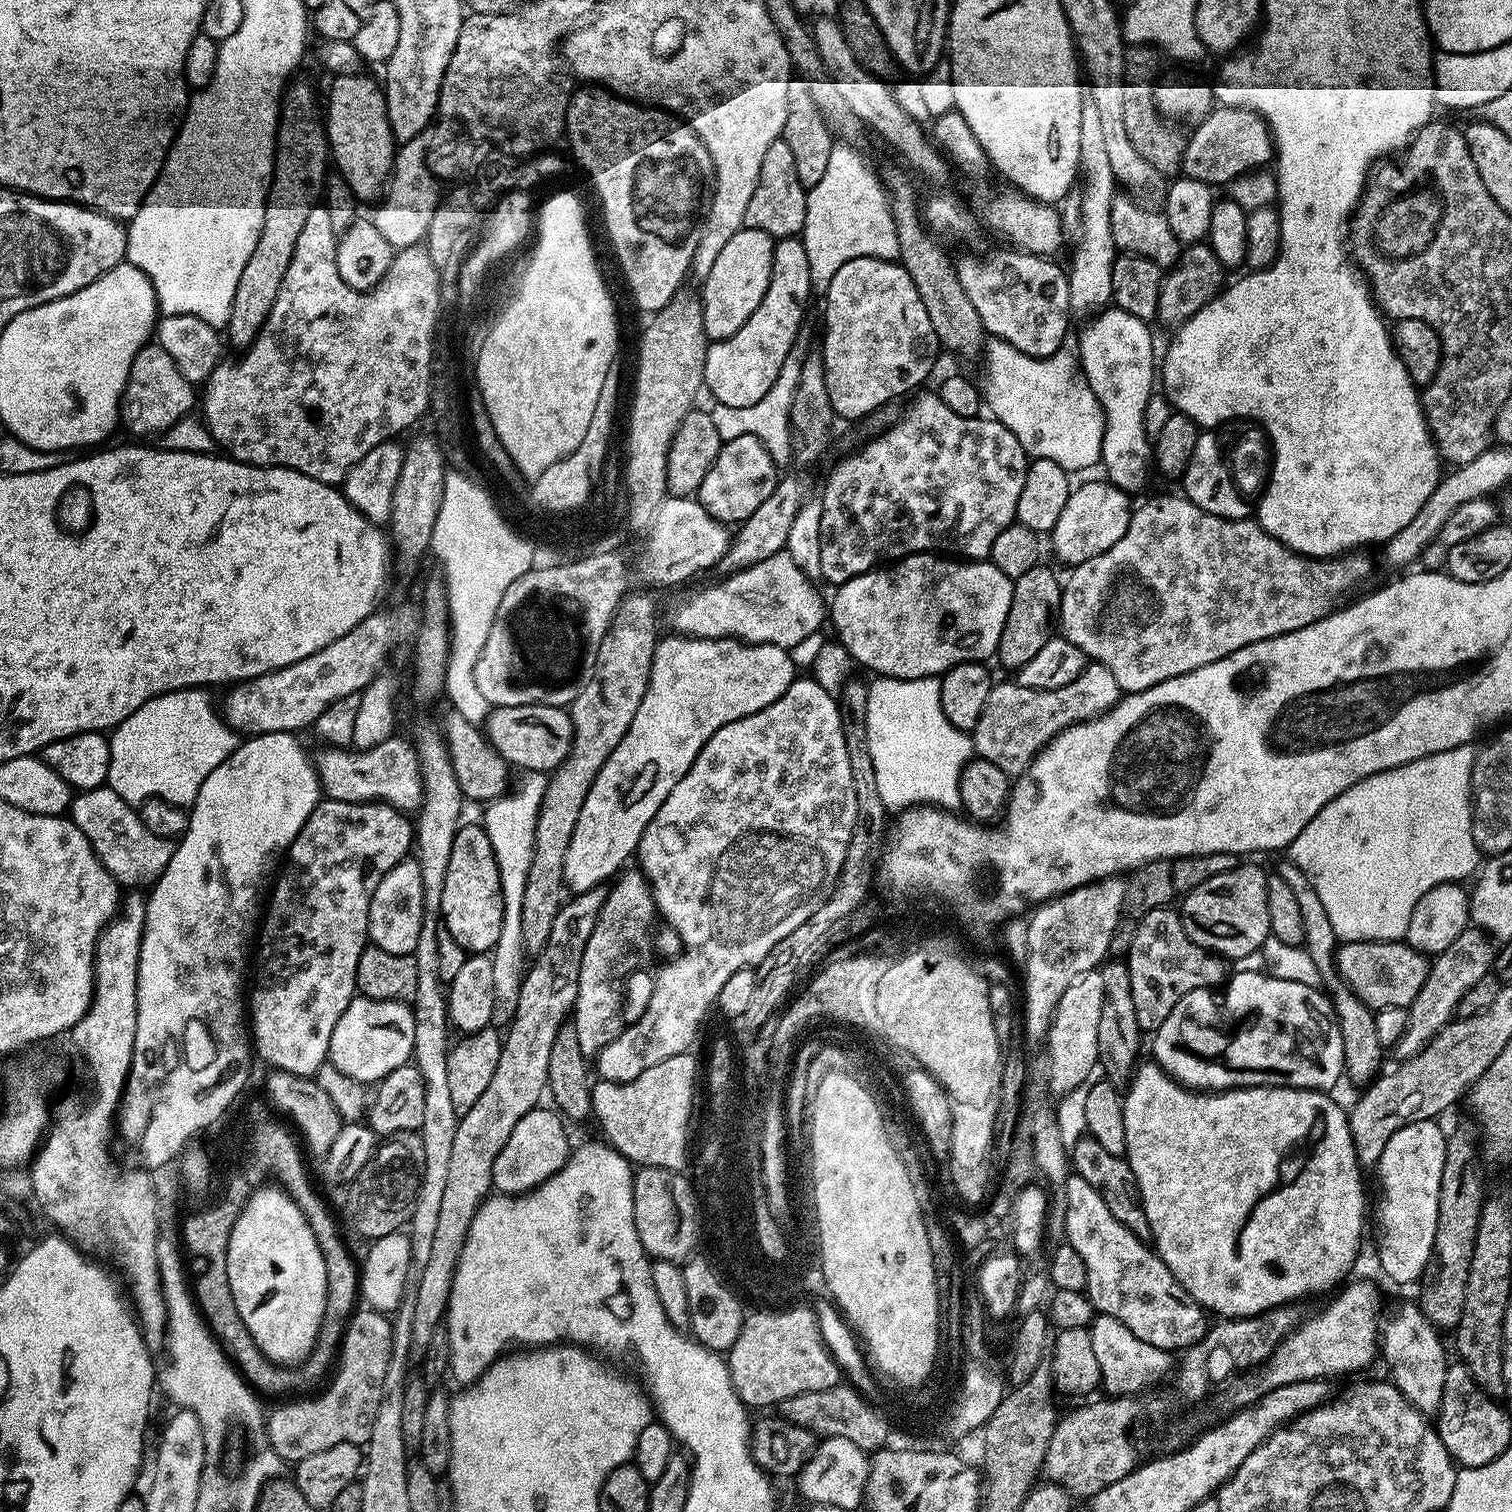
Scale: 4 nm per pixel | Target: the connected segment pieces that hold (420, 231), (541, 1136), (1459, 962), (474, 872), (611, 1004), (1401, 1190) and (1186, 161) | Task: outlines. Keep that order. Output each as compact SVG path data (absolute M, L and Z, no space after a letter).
M415 136L413 140L403 141L395 149L386 195L375 205L376 213L371 213L370 216L374 226L378 226L378 231L394 250L420 244L427 237L435 210L442 200L439 190L436 189L437 177L428 168L430 144L426 141L424 136Z
M544 1107L531 1108L518 1121L518 1126L514 1126L502 1150L498 1150L492 1171L492 1183L497 1193L505 1196L527 1194L549 1180L555 1172L562 1170L562 1166L568 1161L570 1143L568 1144L568 1132L564 1129L565 1121L559 1111Z
M1470 926L1446 950L1431 961L1426 982L1422 982L1422 990L1418 990L1418 998L1408 1008L1408 1025L1402 1038L1396 1043L1395 1055L1400 1055L1401 1061L1417 1056L1438 1033L1452 1023L1456 1016L1456 1007L1462 1002L1462 994L1470 990L1482 978L1493 971L1496 962L1497 949L1493 941L1481 929Z
M479 823L460 826L456 831L450 862L446 869L441 900L442 924L469 954L493 951L502 931L503 896L499 884L494 847Z
M639 869L623 871L608 891L599 912L598 922L583 951L579 967L578 998L573 1008L572 1023L582 1054L595 1057L626 1027L620 1012L624 979L642 967L652 956L654 920L658 918L652 888Z
M1436 1120L1410 1122L1410 1126L1402 1126L1402 1130L1394 1130L1386 1142L1386 1150L1382 1150L1382 1158L1374 1165L1374 1172L1380 1179L1380 1193L1376 1196L1376 1228L1380 1231L1380 1241L1376 1244L1376 1252L1380 1255L1380 1268L1396 1284L1415 1285L1421 1279L1434 1250L1434 1234L1438 1230L1438 1194L1442 1190L1442 1166L1446 1166L1446 1142L1448 1141L1445 1129L1439 1128Z
M1217 105L1192 132L1184 148L1181 171L1195 181L1213 186L1230 184L1239 176L1261 169L1269 165L1275 155L1275 141L1268 124L1260 115L1245 108Z

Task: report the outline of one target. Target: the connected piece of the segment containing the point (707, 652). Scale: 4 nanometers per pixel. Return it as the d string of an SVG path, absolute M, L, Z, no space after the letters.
M668 634L665 640L663 637L657 643L642 706L638 706L638 714L634 714L634 722L630 722L630 730L626 730L622 742L614 746L614 754L610 754L602 770L598 770L598 778L594 778L590 794L586 794L582 802L582 814L578 814L564 863L564 886L569 893L579 894L601 887L628 864L631 856L633 859L637 855L642 834L646 826L650 826L654 814L658 814L658 806L666 802L670 790L674 790L690 766L694 766L694 758L698 758L714 730L722 730L722 726L738 722L738 718L758 714L758 710L778 702L778 698L786 694L798 676L792 656L787 648L773 644L746 644L735 638L707 640Z

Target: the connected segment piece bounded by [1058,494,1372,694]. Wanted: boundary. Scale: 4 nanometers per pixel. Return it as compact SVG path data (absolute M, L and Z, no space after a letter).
M1183 494L1156 496L1133 511L1126 534L1122 534L1122 538L1118 538L1118 542L1114 542L1110 550L1098 554L1098 558L1090 558L1075 565L1069 571L1072 573L1069 574L1068 580L1066 576L1060 593L1058 628L1062 636L1074 642L1074 646L1078 646L1078 650L1082 650L1089 661L1106 666L1110 674L1114 674L1121 693L1150 690L1150 686L1158 686L1158 682L1166 682L1166 678L1178 678L1178 674L1190 674L1190 670L1210 666L1210 662L1218 662L1234 654L1234 650L1242 650L1242 646L1257 644L1318 622L1341 603L1340 596L1354 591L1371 574L1372 560L1362 553L1360 550L1352 550L1335 558L1309 558L1278 542L1278 538L1270 535L1255 519L1231 520L1218 514L1210 514L1194 506L1194 502L1190 502Z

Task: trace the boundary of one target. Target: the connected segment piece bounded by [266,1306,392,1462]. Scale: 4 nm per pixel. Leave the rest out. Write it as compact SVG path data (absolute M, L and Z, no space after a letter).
M357 1307L344 1330L338 1367L327 1381L328 1389L321 1396L312 1396L309 1400L289 1399L277 1403L280 1405L266 1416L267 1447L272 1448L281 1460L295 1462L310 1458L310 1454L330 1450L330 1446L338 1446L342 1442L367 1445L370 1430L374 1430L374 1414L378 1414L384 1393L386 1366L390 1362L391 1349L391 1319L373 1308Z

